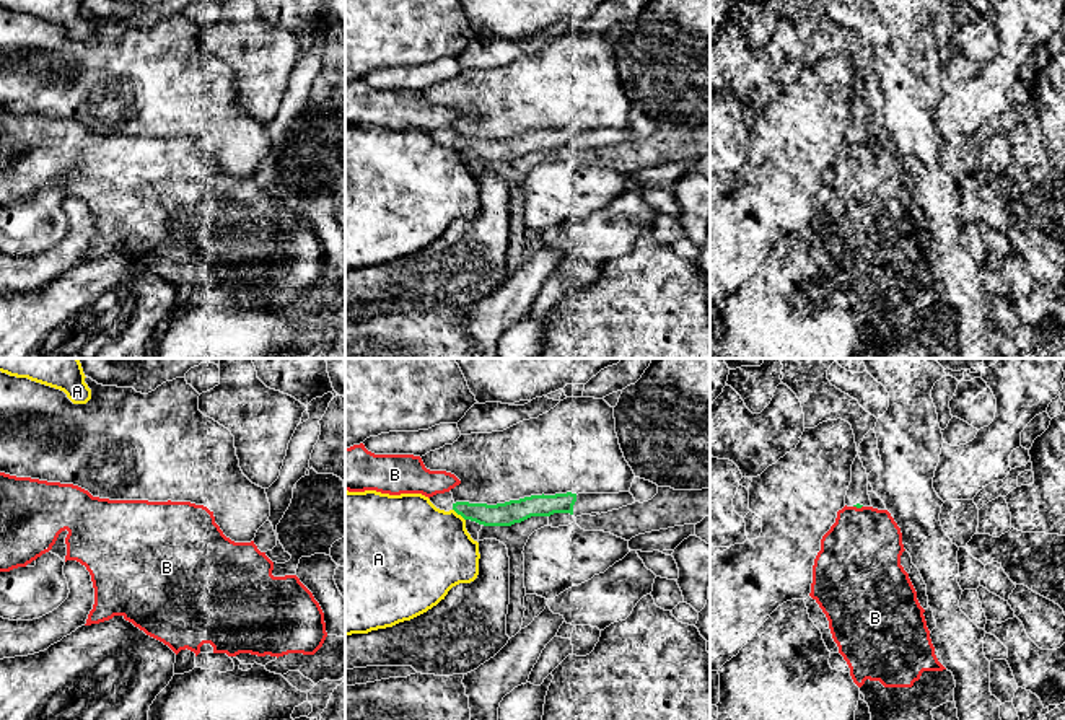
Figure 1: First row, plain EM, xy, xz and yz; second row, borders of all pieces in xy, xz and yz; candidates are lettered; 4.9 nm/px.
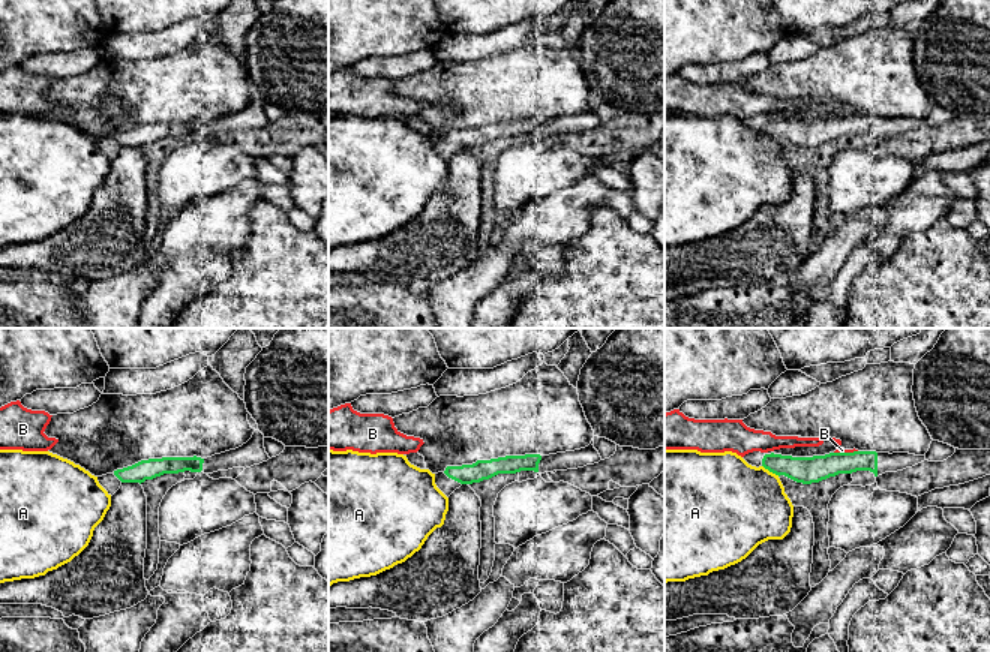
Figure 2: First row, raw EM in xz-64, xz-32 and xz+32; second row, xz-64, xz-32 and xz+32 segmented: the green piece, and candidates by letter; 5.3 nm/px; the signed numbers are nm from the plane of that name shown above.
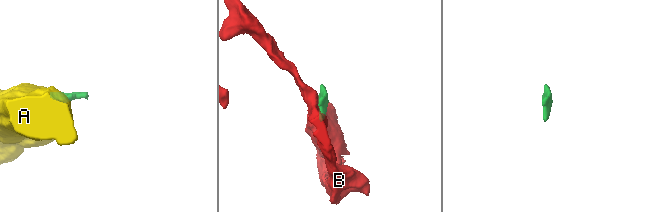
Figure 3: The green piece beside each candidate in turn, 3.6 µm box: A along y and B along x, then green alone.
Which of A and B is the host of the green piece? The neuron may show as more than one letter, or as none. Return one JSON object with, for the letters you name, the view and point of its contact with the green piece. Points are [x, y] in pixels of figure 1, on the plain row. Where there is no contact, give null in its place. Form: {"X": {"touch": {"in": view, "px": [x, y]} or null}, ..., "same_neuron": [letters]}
{"same_neuron": []}

